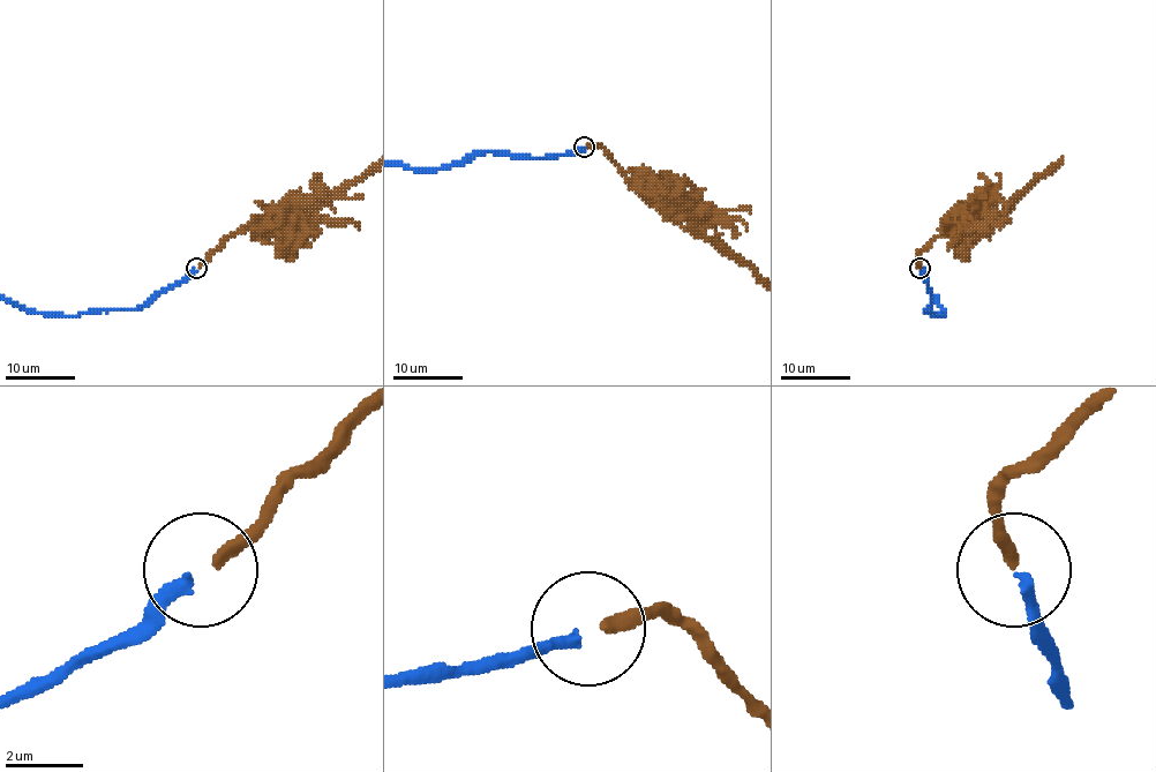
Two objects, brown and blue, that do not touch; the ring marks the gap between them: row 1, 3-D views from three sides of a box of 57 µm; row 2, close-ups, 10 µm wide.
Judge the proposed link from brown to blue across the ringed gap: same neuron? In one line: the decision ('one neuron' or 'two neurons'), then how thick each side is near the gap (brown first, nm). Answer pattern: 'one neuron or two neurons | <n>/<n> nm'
one neuron | 320/320 nm

